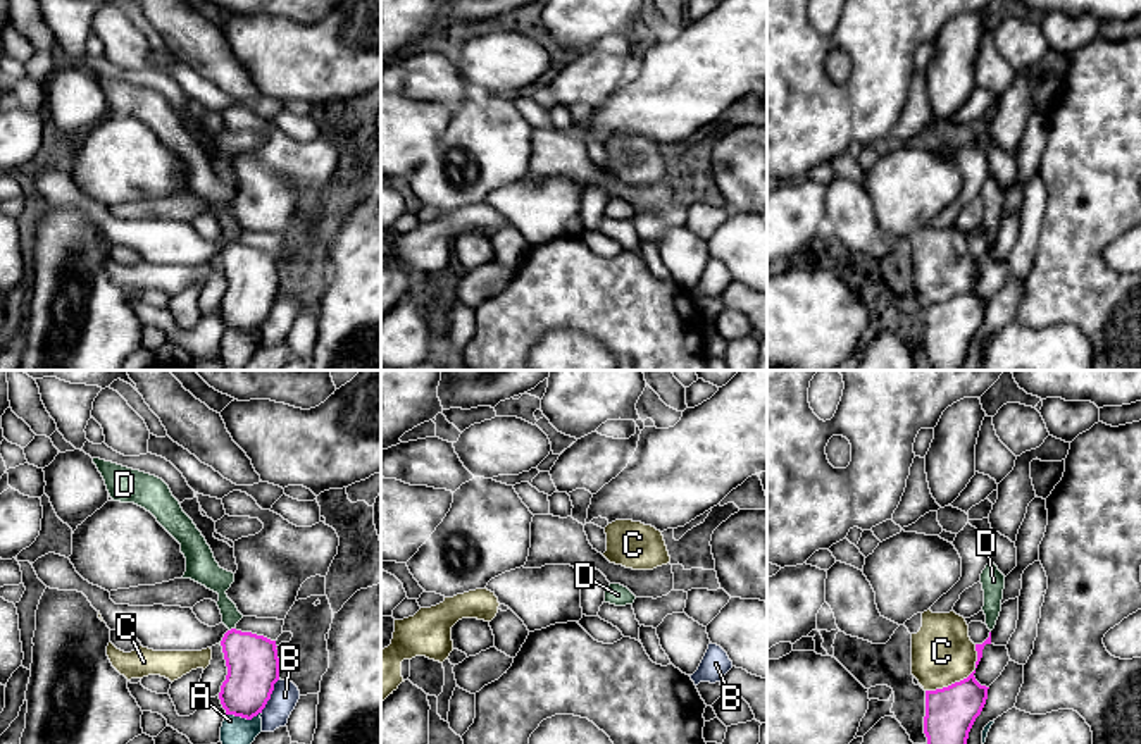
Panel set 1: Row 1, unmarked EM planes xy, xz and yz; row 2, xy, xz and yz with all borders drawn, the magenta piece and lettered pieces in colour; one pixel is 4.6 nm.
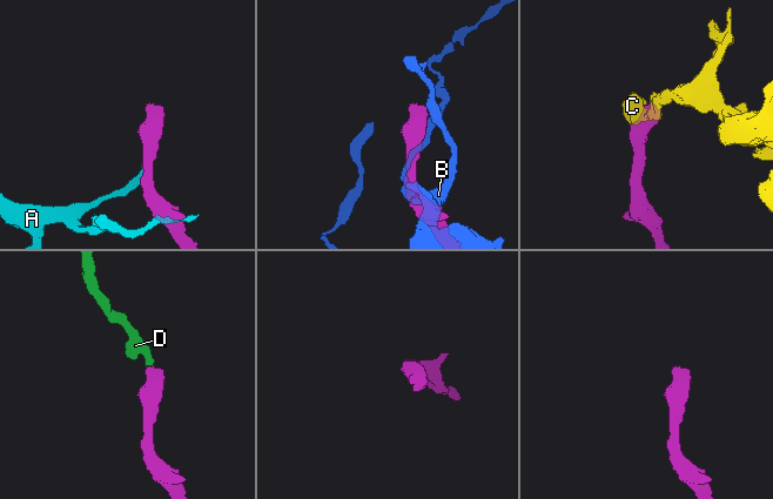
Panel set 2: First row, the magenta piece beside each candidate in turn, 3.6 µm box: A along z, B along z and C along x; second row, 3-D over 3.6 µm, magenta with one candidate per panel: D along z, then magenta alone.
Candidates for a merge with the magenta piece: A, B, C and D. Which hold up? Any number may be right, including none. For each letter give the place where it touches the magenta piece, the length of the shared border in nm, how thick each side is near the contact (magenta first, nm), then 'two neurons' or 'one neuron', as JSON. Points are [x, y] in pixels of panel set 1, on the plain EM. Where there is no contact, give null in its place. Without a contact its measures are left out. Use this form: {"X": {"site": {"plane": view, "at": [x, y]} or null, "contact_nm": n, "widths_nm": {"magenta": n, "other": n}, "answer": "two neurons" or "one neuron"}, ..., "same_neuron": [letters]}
{"A": {"site": {"plane": "xy", "at": [243, 331]}, "contact_nm": 170, "widths_nm": {"magenta": 240, "other": 160}, "answer": "two neurons"}, "B": {"site": {"plane": "xy", "at": [269, 310]}, "contact_nm": 180, "widths_nm": {"magenta": 240, "other": 130}, "answer": "two neurons"}, "C": {"site": {"plane": "yz", "at": [964, 293]}, "contact_nm": 320, "widths_nm": {"magenta": 240, "other": 280}, "answer": "two neurons"}, "D": {"site": {"plane": "xy", "at": [231, 243]}, "contact_nm": 30, "widths_nm": {"magenta": 240, "other": 120}, "answer": "one neuron"}, "same_neuron": ["D"]}

